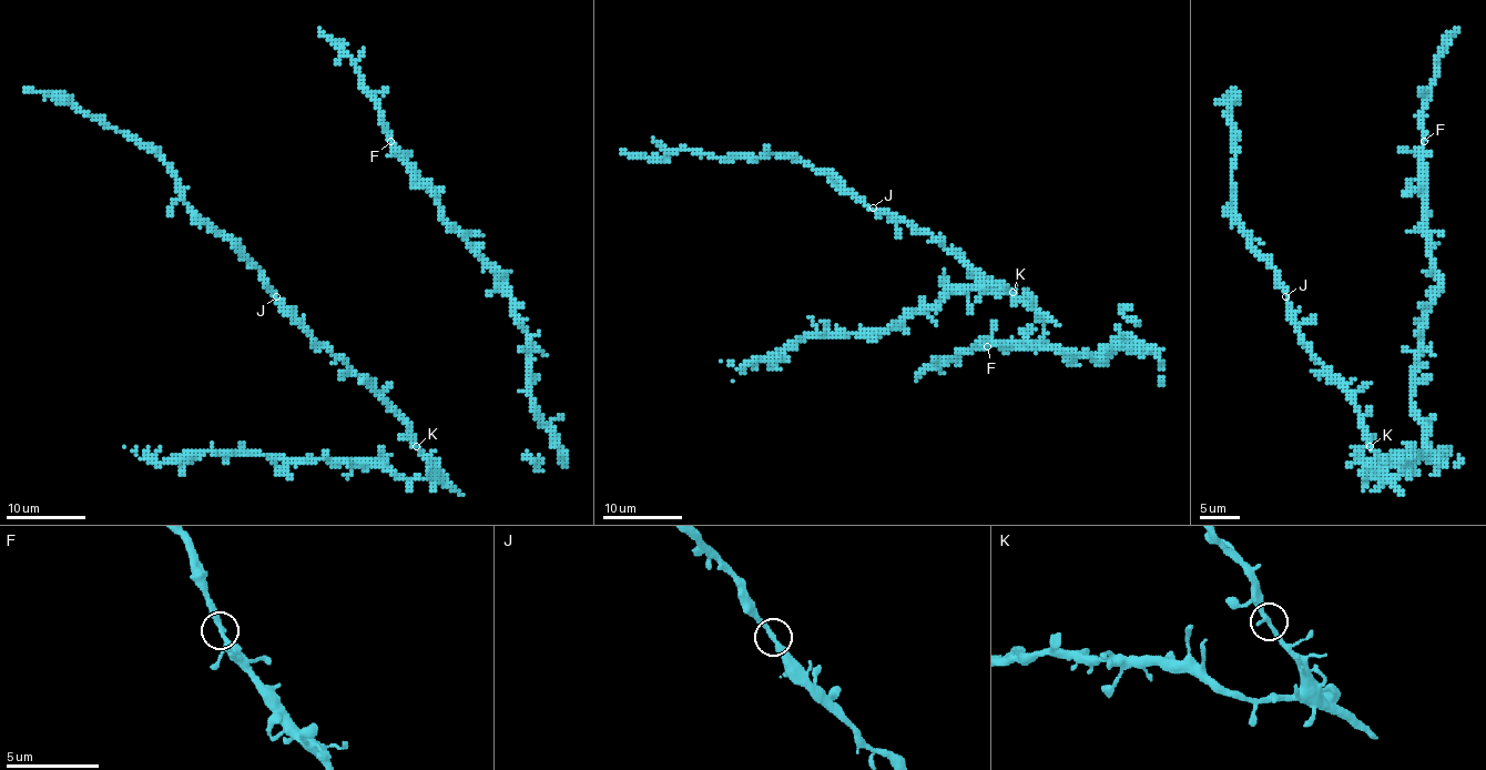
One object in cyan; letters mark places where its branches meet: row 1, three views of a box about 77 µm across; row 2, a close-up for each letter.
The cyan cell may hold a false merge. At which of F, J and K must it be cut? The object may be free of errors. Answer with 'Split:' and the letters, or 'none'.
Split: none

